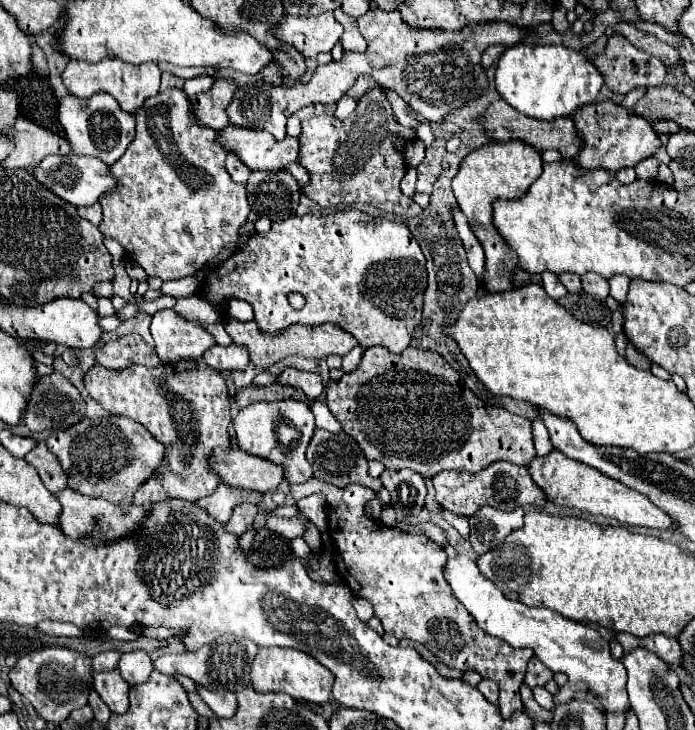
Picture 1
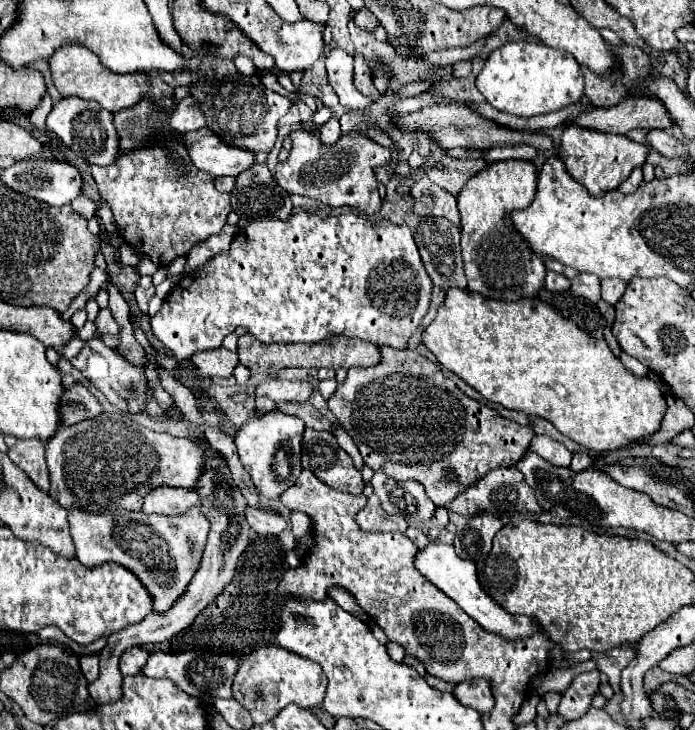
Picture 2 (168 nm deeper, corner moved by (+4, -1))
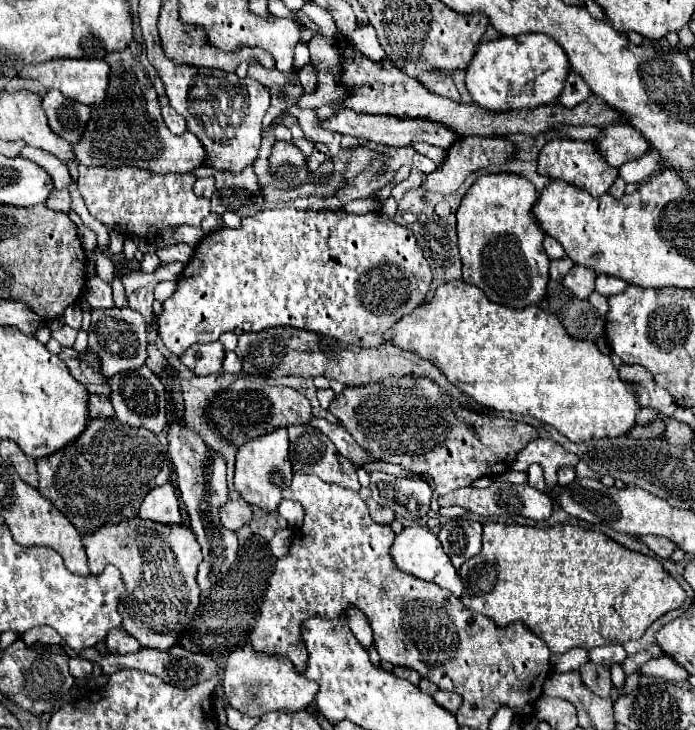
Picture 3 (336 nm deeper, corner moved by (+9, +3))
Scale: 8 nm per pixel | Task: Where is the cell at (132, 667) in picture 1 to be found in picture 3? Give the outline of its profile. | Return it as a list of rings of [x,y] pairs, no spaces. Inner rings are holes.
[[[114,628],[106,636],[106,648],[110,654],[128,654],[128,652],[140,650],[140,644],[136,638],[128,636],[122,628]]]

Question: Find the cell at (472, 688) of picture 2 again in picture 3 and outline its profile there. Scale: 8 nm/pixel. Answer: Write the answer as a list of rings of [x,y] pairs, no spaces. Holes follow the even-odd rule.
[[[438,690],[434,696],[432,696],[434,700],[436,700],[436,704],[440,704],[442,708],[446,708],[448,712],[456,712],[456,708],[460,706],[460,696],[458,694],[452,694],[452,692],[444,692],[444,690]]]

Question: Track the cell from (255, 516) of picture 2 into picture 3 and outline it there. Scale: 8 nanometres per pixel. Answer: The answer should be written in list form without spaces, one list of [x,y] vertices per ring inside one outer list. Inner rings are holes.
[[[242,498],[230,500],[220,508],[220,522],[228,530],[238,530],[250,520],[252,520],[252,506],[248,506],[248,502],[244,502]]]

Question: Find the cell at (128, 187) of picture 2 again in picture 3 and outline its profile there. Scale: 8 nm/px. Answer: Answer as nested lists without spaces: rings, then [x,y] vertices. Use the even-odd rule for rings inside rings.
[[[78,166],[78,190],[80,196],[84,198],[86,208],[94,218],[98,218],[106,228],[112,232],[120,232],[122,236],[158,236],[166,228],[178,228],[182,224],[188,226],[200,226],[200,222],[210,214],[210,200],[208,198],[198,198],[192,190],[196,176],[194,174],[154,174],[148,170],[138,170],[138,168],[114,168],[114,170],[104,170],[104,168],[88,168],[88,166]]]

